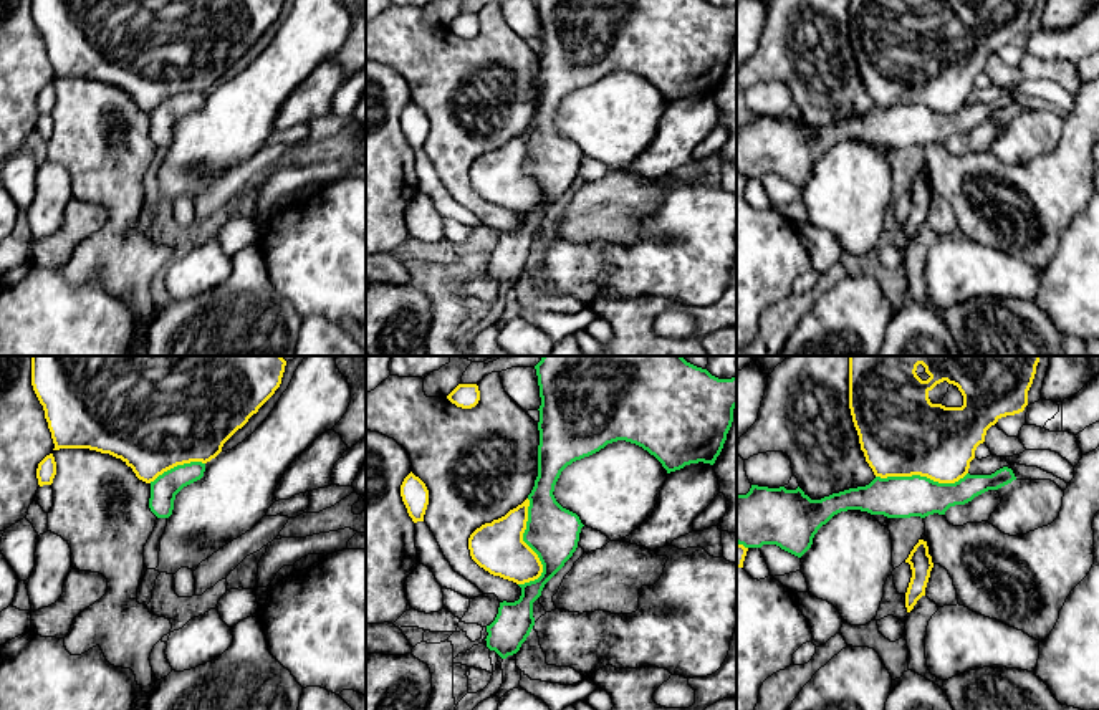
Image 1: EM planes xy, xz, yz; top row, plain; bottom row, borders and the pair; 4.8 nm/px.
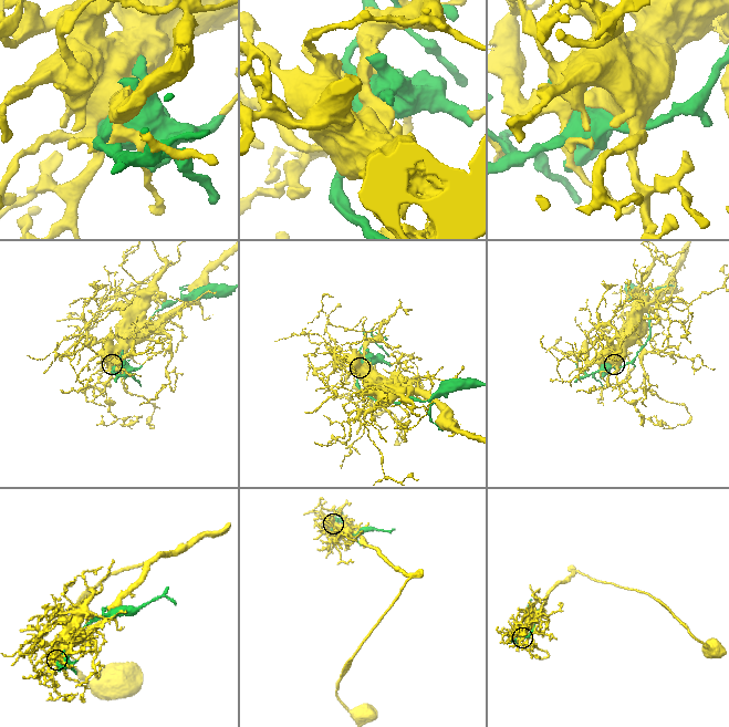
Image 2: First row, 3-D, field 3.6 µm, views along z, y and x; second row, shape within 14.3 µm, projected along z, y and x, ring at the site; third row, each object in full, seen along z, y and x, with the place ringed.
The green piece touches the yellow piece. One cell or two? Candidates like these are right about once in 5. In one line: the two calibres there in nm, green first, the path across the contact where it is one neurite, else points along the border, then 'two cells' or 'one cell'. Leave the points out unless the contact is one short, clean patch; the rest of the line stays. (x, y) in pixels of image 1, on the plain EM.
260 nm thick on the green side, 240 nm on the other; two cells

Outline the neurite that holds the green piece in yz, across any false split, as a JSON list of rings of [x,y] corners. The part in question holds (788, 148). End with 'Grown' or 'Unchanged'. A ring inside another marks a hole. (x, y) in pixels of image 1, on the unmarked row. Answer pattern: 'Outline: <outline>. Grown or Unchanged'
Outline: [[[1003,96],[991,104],[967,103],[955,113],[938,113],[927,106],[876,106],[869,114],[811,129],[796,119],[751,114],[746,124],[737,124],[737,172],[745,177],[776,174],[801,187],[813,174],[818,159],[834,144],[861,139],[887,147],[910,147],[938,142],[965,134],[975,126],[998,119],[1016,109]]]. Unchanged

